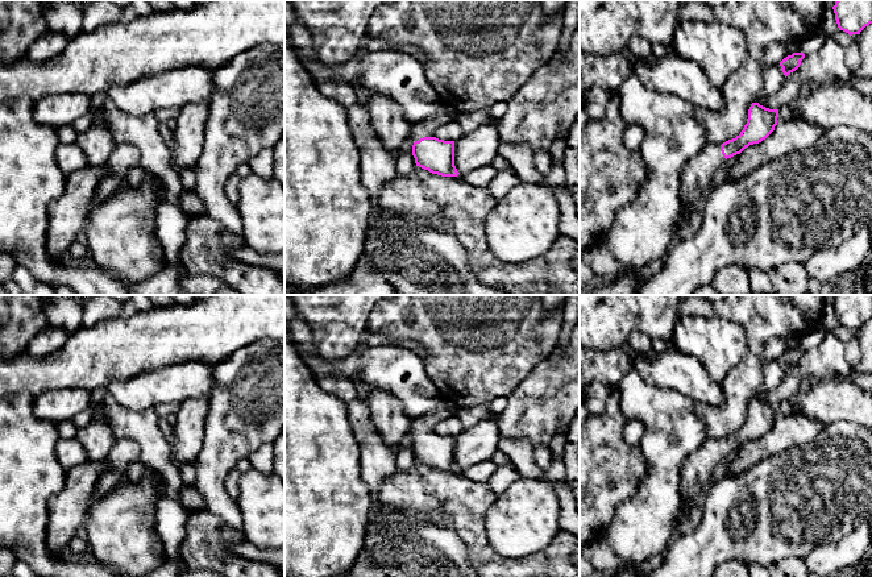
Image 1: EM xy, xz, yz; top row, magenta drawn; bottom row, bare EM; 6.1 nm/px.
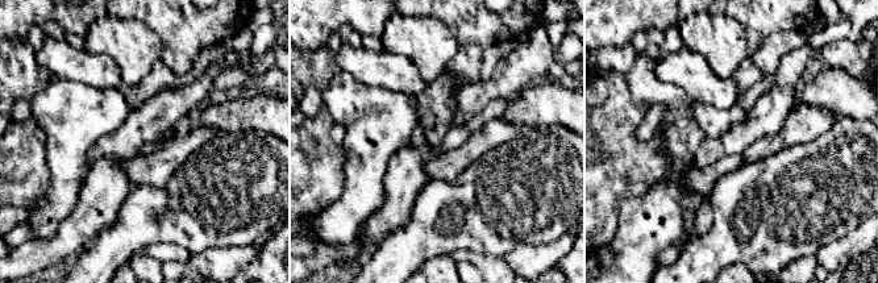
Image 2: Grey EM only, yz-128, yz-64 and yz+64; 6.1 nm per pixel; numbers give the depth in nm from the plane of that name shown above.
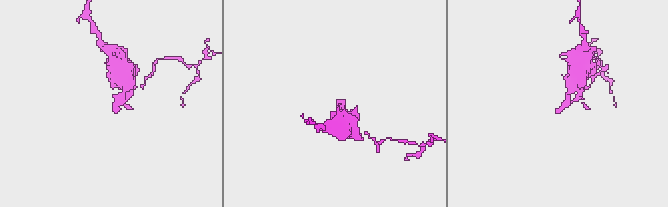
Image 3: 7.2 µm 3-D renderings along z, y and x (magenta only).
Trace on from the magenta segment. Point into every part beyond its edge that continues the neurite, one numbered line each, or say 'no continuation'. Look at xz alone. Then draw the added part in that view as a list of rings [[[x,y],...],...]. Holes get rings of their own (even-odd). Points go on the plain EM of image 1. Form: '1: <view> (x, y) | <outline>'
1: xz (424, 423) | [[[435,410],[423,416],[411,419],[408,433],[415,437],[423,432],[433,432],[433,426],[439,422],[443,414],[443,410]]]

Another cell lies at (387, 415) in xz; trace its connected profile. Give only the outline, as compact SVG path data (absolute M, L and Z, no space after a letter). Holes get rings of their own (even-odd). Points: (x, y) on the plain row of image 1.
M371 389L369 390L368 404L370 419L383 441L400 449L400 440L408 433L411 419L406 415L402 403L391 394Z

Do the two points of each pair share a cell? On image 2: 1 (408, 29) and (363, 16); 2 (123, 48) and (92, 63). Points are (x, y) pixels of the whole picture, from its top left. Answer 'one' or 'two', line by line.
1: two
2: two

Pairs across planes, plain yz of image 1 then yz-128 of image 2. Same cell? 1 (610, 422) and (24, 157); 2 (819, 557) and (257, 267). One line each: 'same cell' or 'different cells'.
1: same cell
2: different cells

